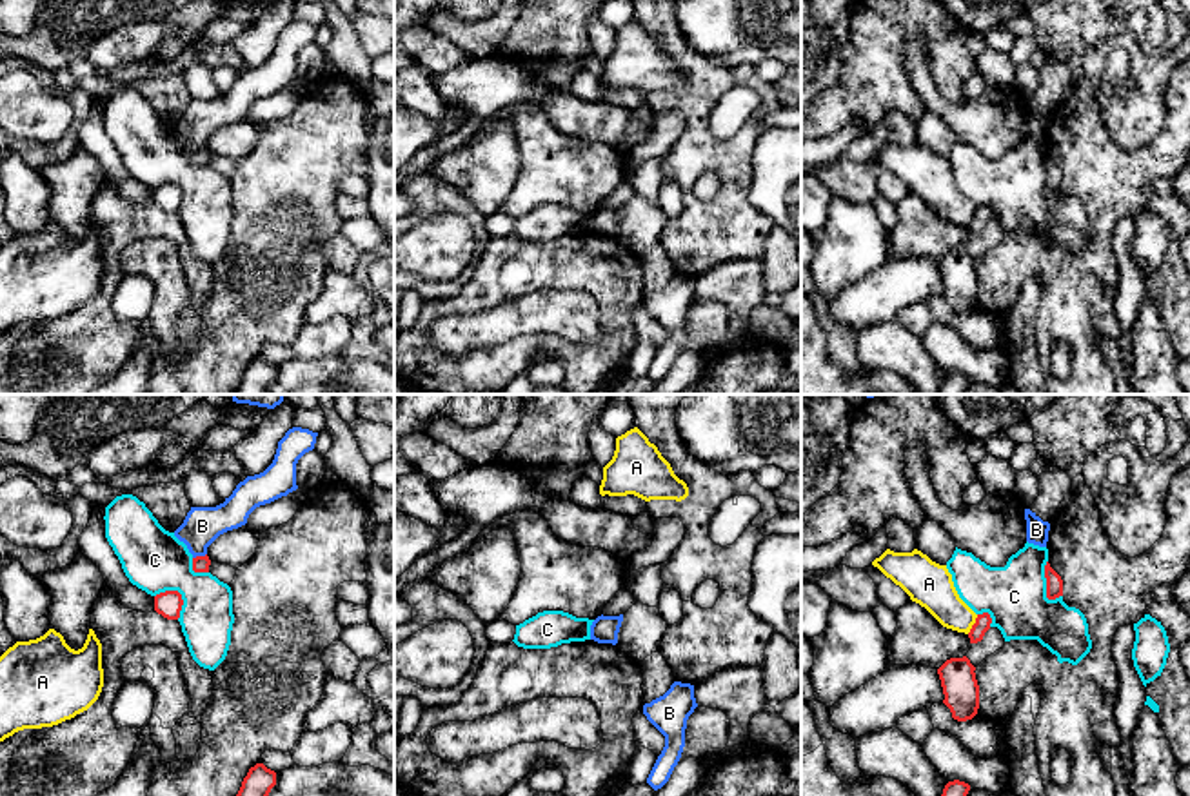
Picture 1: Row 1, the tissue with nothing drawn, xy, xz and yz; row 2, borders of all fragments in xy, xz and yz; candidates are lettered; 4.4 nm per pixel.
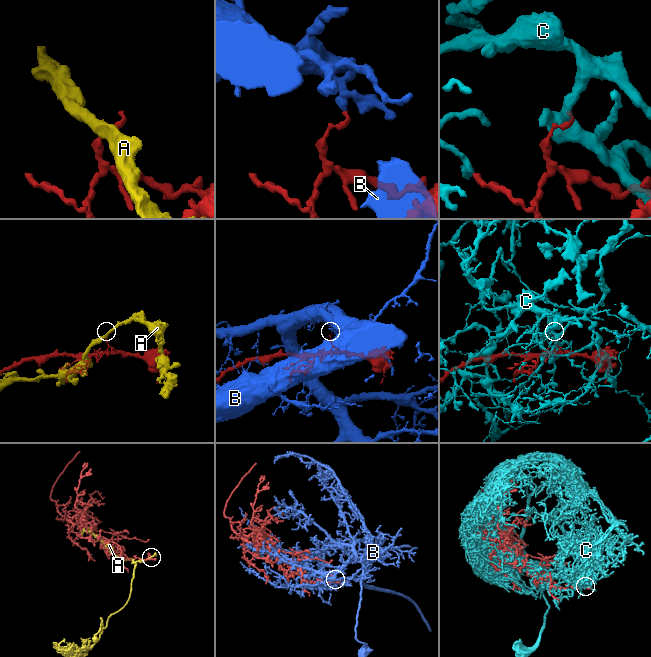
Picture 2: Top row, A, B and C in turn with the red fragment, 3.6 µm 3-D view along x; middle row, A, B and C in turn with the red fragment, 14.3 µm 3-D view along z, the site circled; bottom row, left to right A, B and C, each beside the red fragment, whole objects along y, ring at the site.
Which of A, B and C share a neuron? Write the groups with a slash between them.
A / B / C

